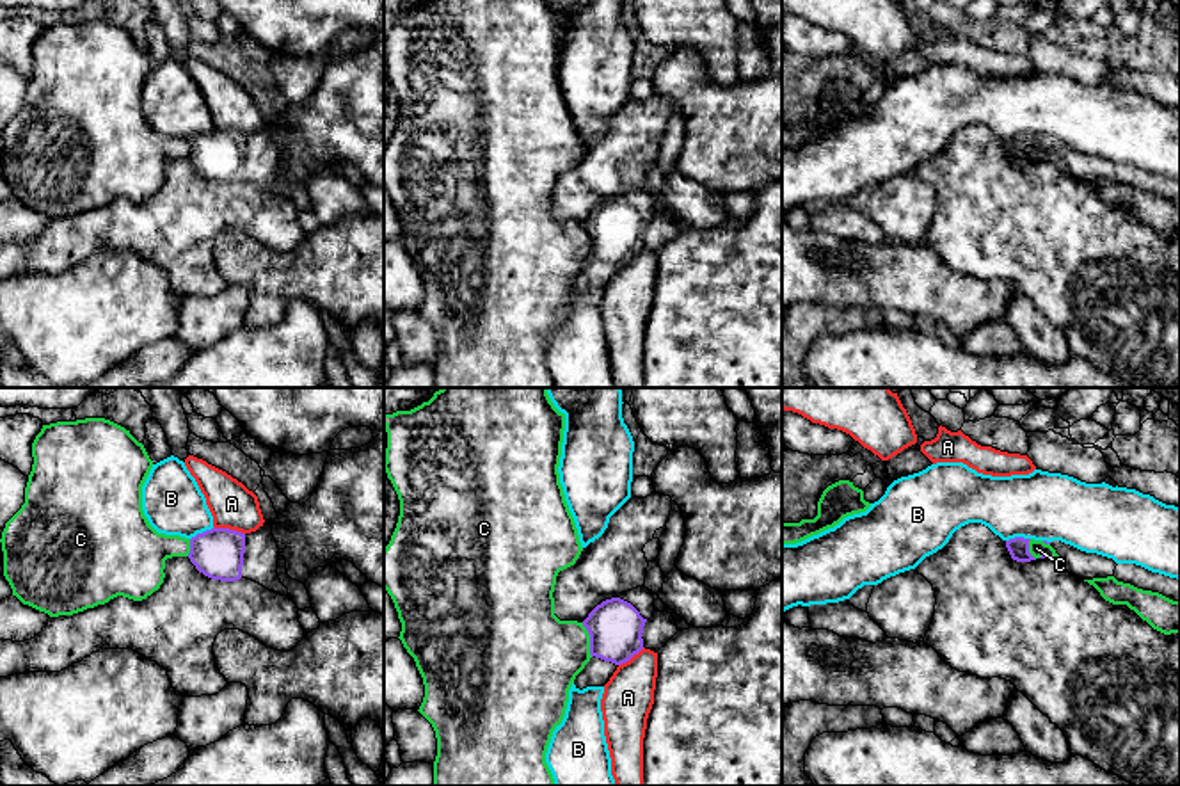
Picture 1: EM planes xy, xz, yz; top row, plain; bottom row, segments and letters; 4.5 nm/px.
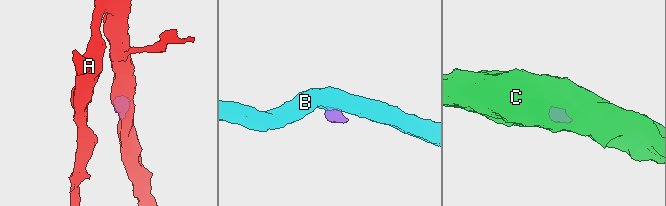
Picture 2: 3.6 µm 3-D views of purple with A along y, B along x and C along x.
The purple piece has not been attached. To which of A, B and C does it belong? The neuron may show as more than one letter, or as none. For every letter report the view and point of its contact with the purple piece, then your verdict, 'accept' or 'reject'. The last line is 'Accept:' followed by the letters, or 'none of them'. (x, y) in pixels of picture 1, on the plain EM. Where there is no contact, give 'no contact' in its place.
A: contact xy (228, 130); reject
B: contact yz (1017, 139); reject
C: contact xz (590, 240); reject
Accept: none of them

